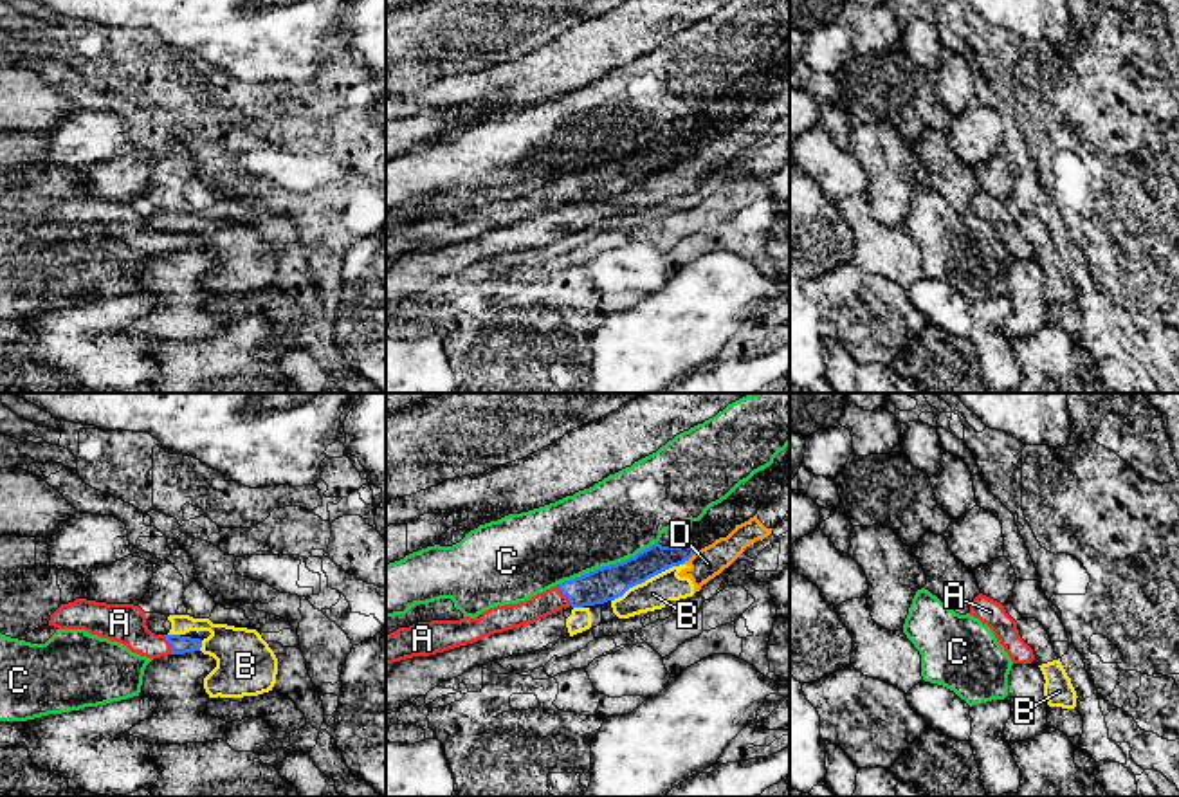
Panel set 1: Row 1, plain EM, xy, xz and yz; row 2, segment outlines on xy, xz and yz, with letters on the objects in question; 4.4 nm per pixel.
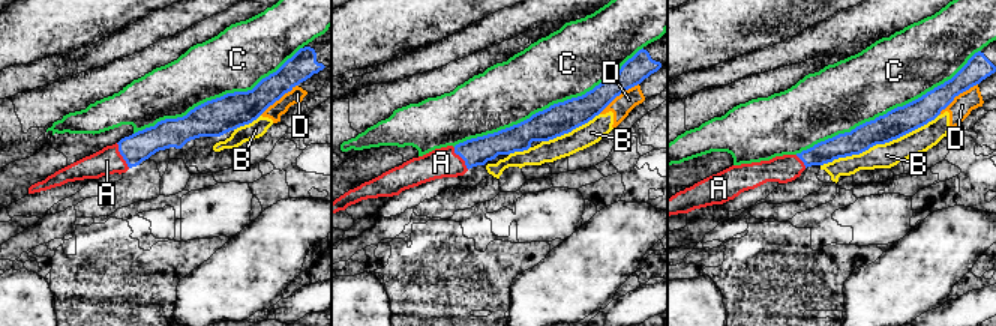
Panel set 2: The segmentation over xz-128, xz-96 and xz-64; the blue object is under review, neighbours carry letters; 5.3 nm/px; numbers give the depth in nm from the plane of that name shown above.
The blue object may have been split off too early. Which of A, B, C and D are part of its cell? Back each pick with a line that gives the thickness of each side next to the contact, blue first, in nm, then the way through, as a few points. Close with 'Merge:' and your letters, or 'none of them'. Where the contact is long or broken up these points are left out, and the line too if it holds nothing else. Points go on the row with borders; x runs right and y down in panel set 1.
A: calibres 160 and 110 nm; way xz (608, 583), (577, 594), (565, 594), (514, 615)
Merge: A

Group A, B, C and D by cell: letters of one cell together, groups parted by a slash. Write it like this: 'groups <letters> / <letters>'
groups A / B D / C

